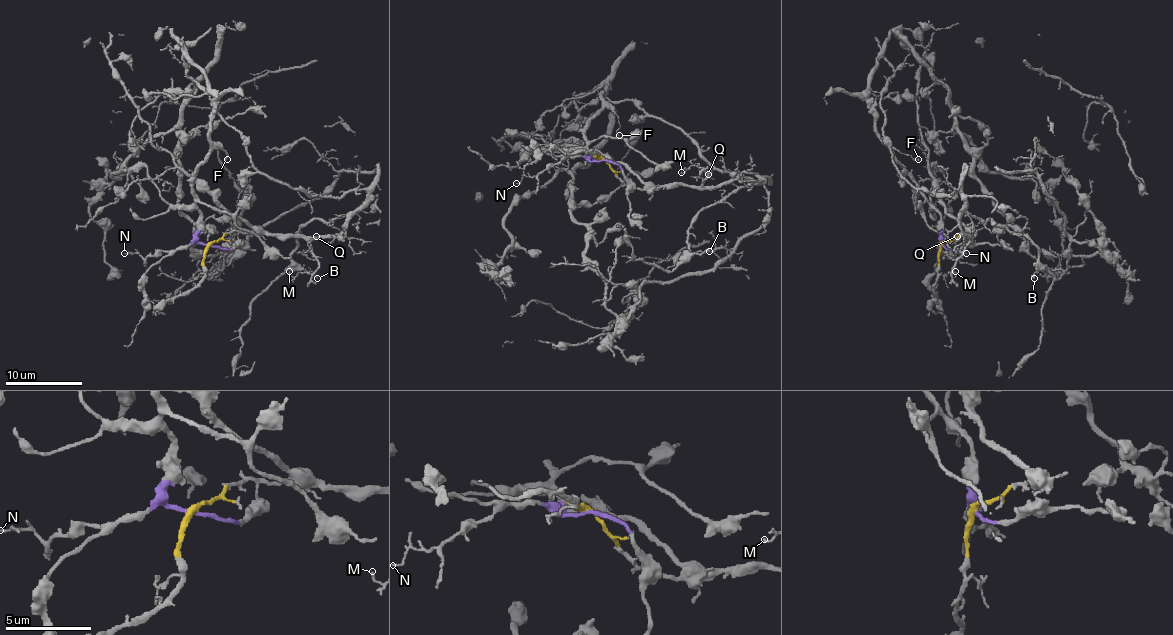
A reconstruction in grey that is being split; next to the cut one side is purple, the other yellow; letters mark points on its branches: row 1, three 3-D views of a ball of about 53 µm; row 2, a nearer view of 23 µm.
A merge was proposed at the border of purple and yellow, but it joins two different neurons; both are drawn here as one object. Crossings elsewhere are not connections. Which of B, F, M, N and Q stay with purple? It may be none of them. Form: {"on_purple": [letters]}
{"on_purple": ["F", "N"]}

